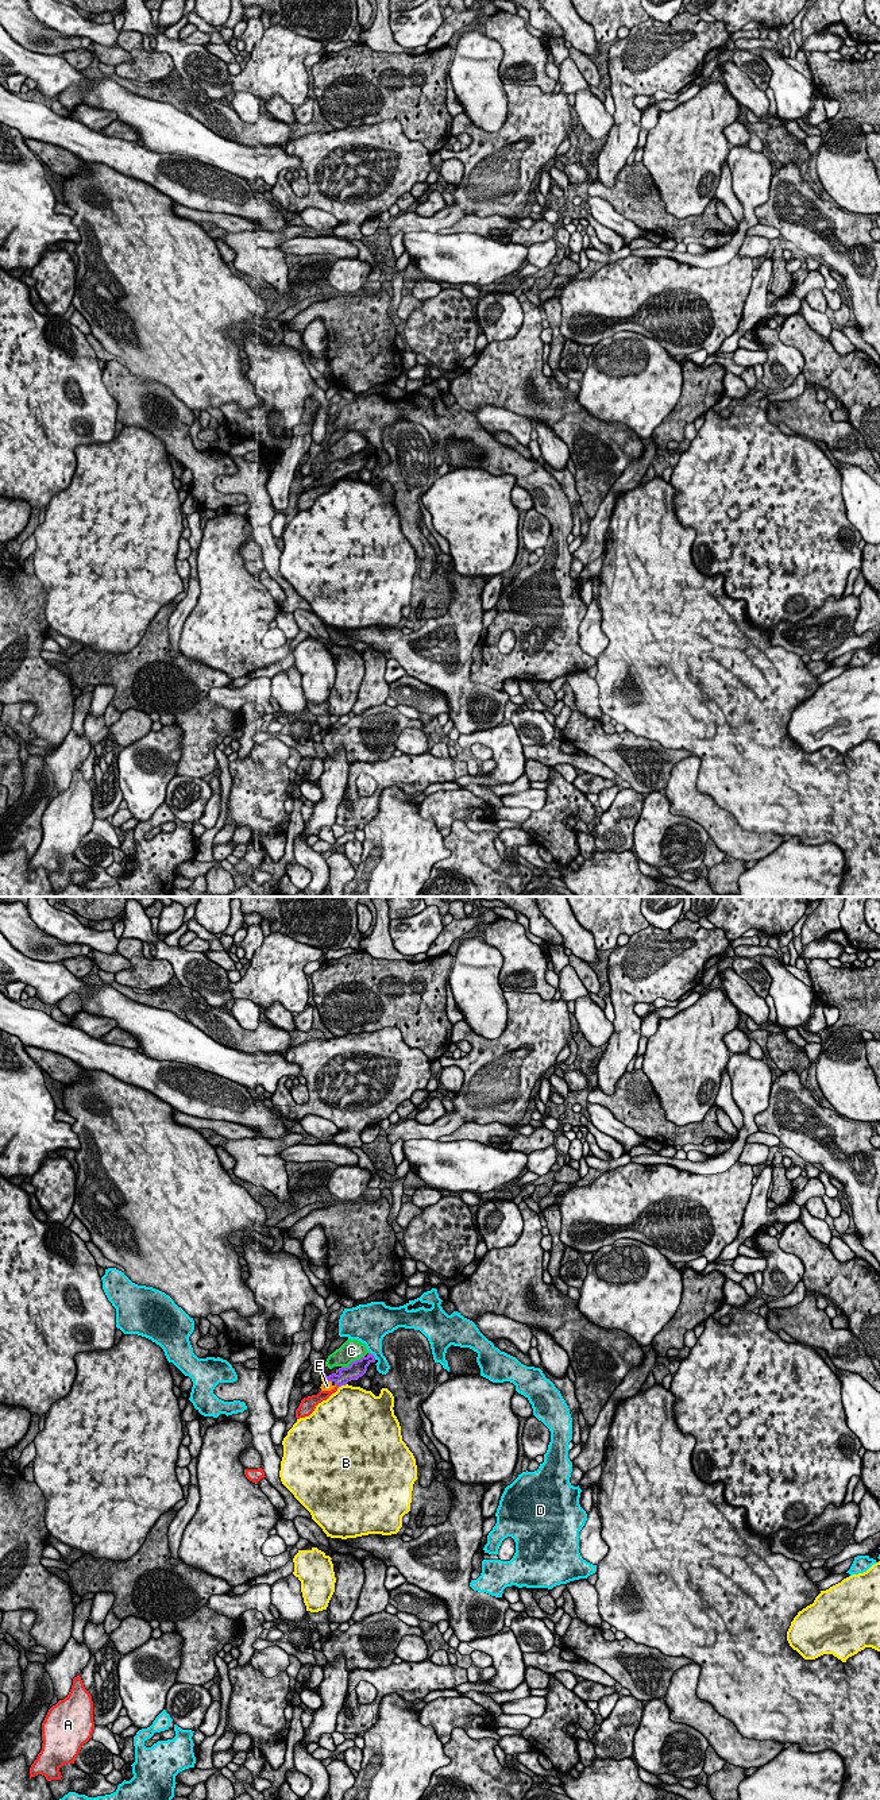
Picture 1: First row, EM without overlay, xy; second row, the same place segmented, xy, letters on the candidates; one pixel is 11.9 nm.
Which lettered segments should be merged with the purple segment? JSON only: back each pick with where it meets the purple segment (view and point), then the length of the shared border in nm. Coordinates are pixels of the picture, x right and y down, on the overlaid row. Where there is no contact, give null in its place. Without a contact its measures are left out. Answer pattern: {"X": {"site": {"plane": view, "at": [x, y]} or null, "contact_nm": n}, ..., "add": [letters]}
{"E": {"site": {"plane": "xy", "at": [327, 1380]}, "contact_nm": 120}, "add": ["E"]}

